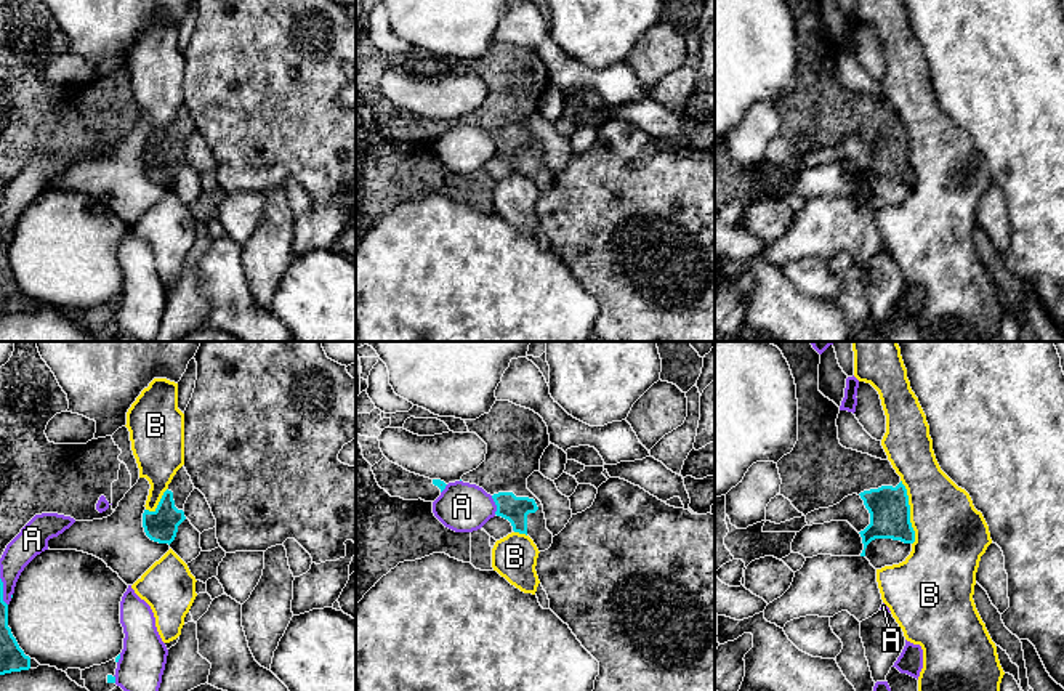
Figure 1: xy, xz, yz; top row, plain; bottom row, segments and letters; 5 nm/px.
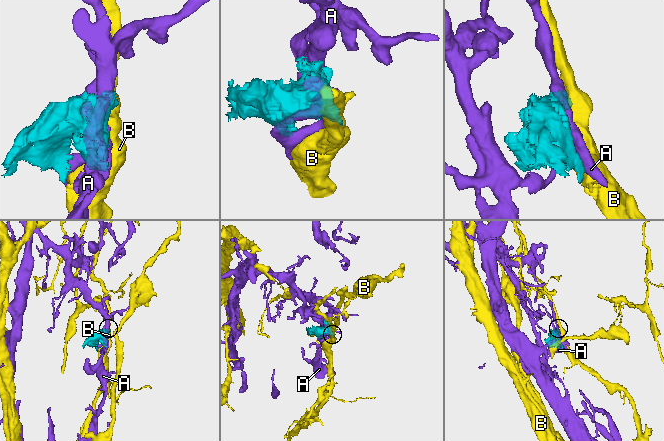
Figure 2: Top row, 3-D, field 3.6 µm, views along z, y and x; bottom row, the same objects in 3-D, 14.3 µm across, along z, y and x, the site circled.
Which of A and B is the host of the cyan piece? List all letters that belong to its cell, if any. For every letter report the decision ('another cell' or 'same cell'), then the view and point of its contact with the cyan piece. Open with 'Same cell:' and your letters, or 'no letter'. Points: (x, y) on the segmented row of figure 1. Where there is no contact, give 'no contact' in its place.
Same cell: no letter
A: another cell; contact xz (495, 504)
B: another cell; contact yz (909, 512)

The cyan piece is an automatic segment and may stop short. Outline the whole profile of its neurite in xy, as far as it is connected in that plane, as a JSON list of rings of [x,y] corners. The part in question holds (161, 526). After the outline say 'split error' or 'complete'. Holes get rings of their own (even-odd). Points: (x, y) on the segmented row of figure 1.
[[[181,467],[163,492],[157,508],[154,511],[144,510],[143,513],[143,527],[151,540],[168,545],[175,540],[178,526],[186,519],[183,510],[192,491],[191,476]]]; split error

